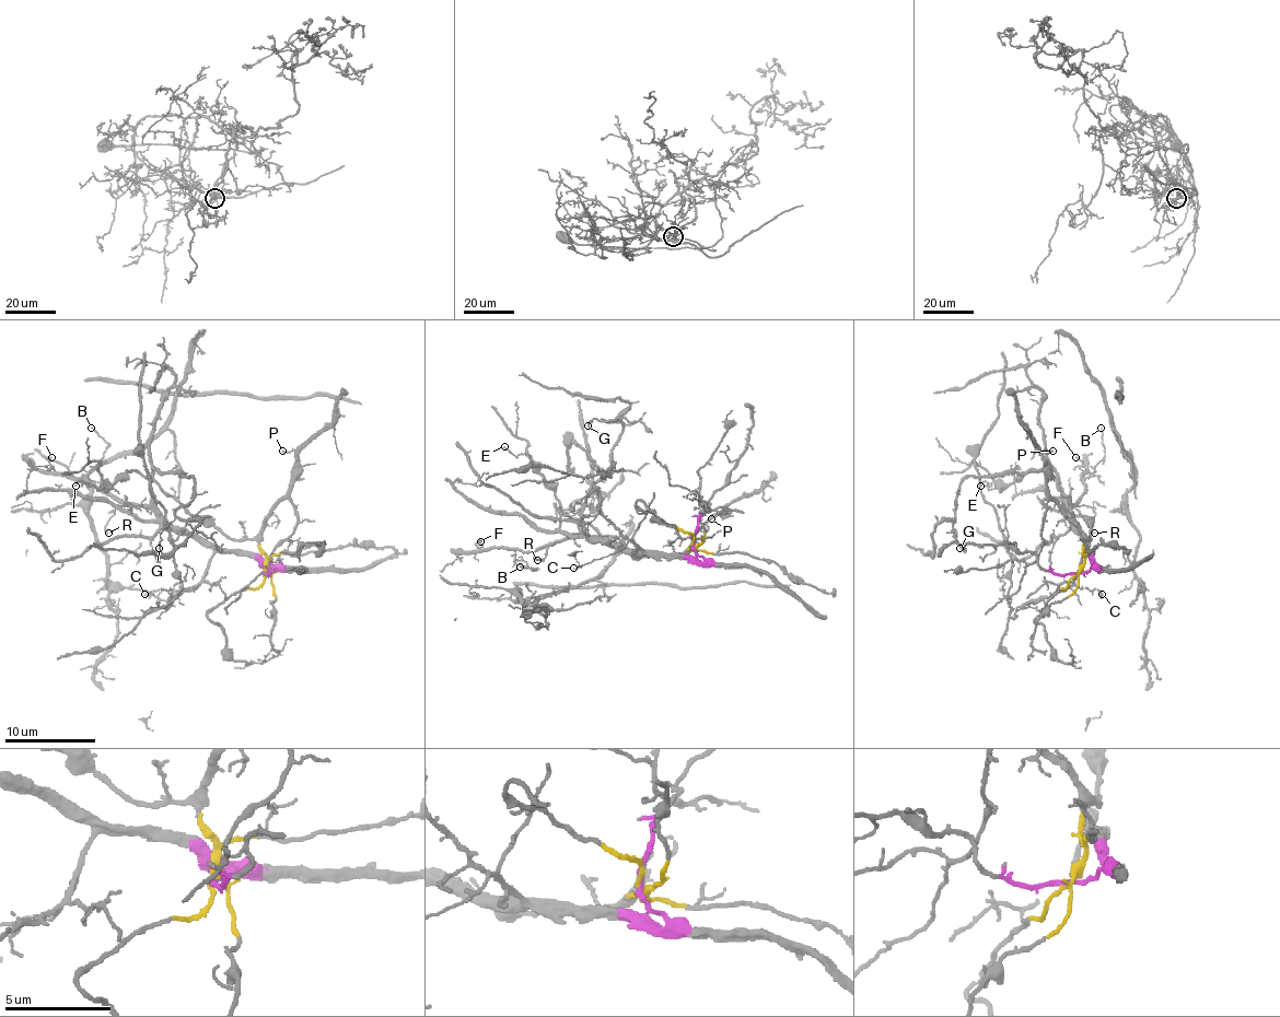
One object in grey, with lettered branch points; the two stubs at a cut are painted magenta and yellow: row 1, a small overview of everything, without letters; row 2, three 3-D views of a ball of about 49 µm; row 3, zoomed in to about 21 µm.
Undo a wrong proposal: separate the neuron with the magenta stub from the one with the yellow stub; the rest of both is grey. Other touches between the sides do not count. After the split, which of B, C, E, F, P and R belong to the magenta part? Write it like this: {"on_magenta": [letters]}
{"on_magenta": ["B", "C", "F", "R"]}

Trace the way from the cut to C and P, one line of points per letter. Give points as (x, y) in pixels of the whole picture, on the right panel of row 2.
C: (1078, 574), (1092, 567), (1092, 556), (1086, 551), (1080, 560), (1075, 583), (1103, 594)
P: (1078, 574), (1084, 560), (1082, 530), (1048, 492), (1042, 458), (1044, 449), (1054, 449)

